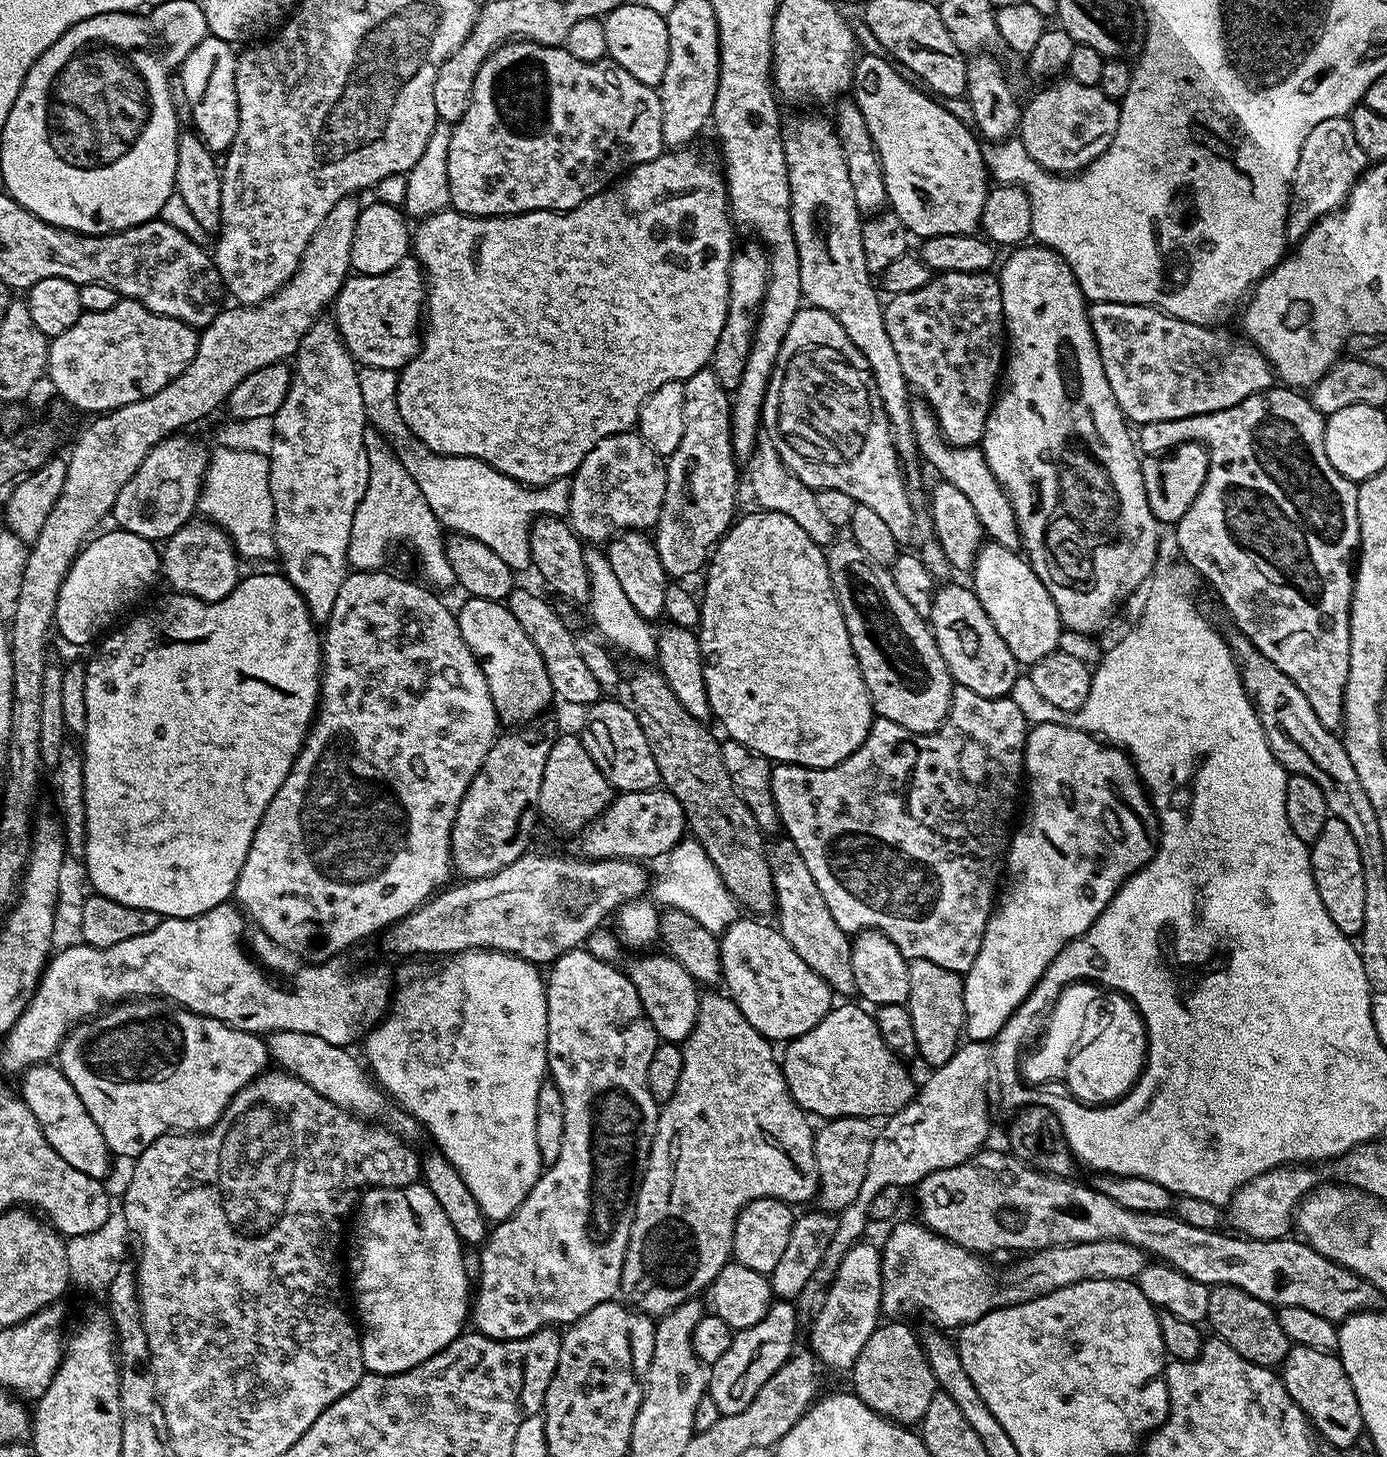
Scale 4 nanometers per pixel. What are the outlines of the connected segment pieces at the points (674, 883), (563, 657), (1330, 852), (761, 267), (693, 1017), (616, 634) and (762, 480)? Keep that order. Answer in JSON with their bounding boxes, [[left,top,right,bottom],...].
[[654,838,738,934],[506,586,602,706],[1310,815,1366,938],[711,242,768,390],[626,952,700,1043],[584,548,657,662],[748,437,838,548]]

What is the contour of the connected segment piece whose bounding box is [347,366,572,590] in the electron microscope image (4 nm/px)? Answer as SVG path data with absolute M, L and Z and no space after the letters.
M366 366L359 367L357 372L365 421L368 423L363 430L363 449L366 450L370 474L367 476L366 494L363 495L358 509L354 512L353 525L350 528L350 541L347 547L349 567L355 571L383 569L384 562L393 548L406 541L407 546L415 552L420 562L420 570L427 579L424 580L431 587L438 590L453 587L456 579L449 559L446 558L444 546L446 536L445 533L442 534L441 523L448 528L447 531L477 538L478 541L485 543L514 572L528 570L532 561L529 548L529 530L532 528L532 523L538 516L567 515L571 481L564 477L544 485L522 485L508 475L494 470L484 460L469 456L438 455L418 439L398 411L399 373L386 370L384 367Z

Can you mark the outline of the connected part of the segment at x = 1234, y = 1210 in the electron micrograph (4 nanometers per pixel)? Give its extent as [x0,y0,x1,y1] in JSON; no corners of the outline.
[1226,1164,1321,1240]

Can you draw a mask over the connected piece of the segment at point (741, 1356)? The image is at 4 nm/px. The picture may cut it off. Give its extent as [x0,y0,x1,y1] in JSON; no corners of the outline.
[706,1302,798,1416]

